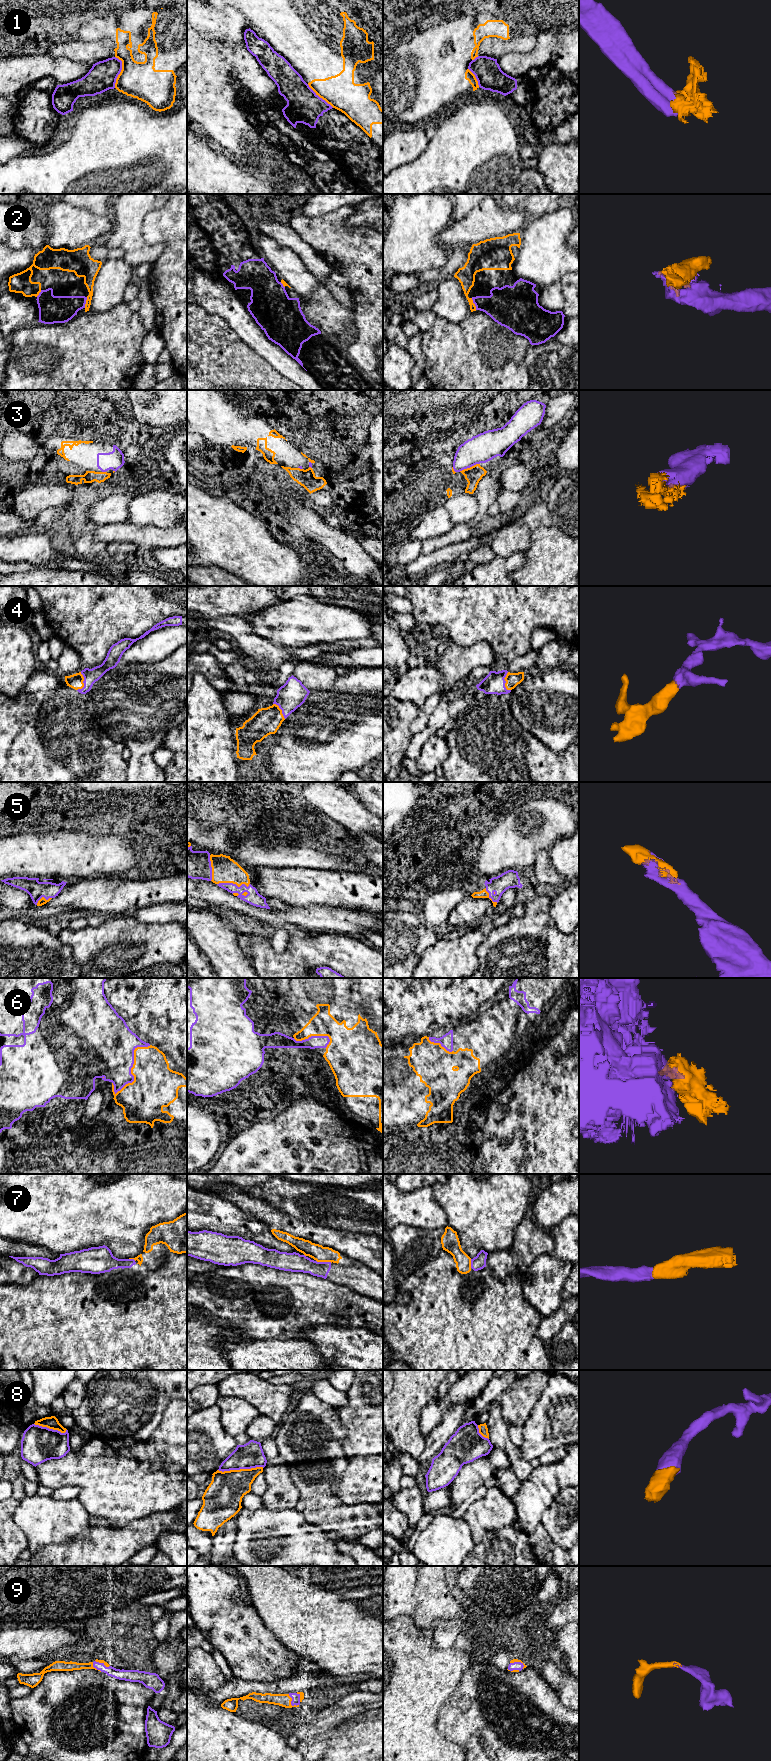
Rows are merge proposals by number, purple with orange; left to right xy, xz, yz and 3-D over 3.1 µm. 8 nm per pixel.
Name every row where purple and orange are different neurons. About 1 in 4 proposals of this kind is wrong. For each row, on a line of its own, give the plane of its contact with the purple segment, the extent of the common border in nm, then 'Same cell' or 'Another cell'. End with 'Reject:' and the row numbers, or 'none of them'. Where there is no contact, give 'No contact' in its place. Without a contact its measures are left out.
1: Touches purple in xy. Shared border 260 nm. Another cell
2: Touches purple in yz. Shared border 100 nm. Another cell
3: Touches purple in yz. Shared border 180 nm. Same cell
4: Touches purple in xy. Shared border 160 nm. Same cell
5: Touches purple in xz. Shared border 260 nm. Same cell
6: Touches purple in xy. Shared border 480 nm. Another cell
7: Touches purple in xz. Shared border 130 nm. Same cell
8: Touches purple in xz. Shared border 360 nm. Same cell
9: Touches purple in xz. Shared border 130 nm. Same cell
Reject: 1, 2, 6

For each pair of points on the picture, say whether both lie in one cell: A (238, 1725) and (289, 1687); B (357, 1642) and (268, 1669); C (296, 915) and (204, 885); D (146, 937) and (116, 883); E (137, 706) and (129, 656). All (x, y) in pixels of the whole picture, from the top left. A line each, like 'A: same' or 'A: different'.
A: different
B: different
C: same
D: different
E: different

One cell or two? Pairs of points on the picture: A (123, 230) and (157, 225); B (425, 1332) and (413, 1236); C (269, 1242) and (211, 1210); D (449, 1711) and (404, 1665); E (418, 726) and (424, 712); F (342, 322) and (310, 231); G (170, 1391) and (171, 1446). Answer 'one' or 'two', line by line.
A: two
B: two
C: one
D: two
E: one
F: two
G: two

